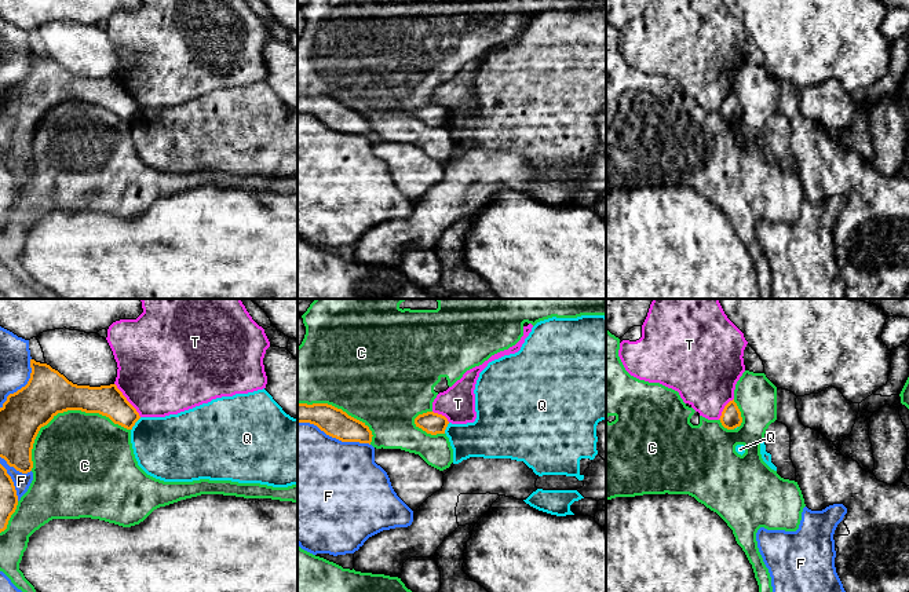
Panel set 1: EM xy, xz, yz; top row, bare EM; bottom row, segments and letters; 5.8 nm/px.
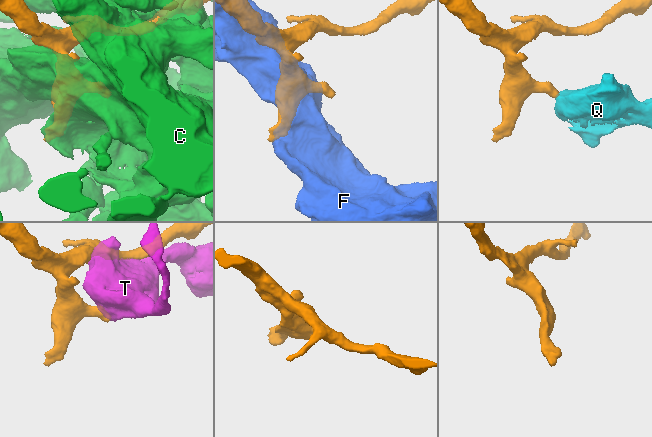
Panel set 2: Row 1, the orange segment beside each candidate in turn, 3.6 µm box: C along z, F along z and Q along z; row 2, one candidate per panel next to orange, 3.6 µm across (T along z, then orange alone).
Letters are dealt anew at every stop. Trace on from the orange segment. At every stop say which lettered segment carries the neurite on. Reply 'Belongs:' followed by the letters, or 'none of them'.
Belongs: none of them

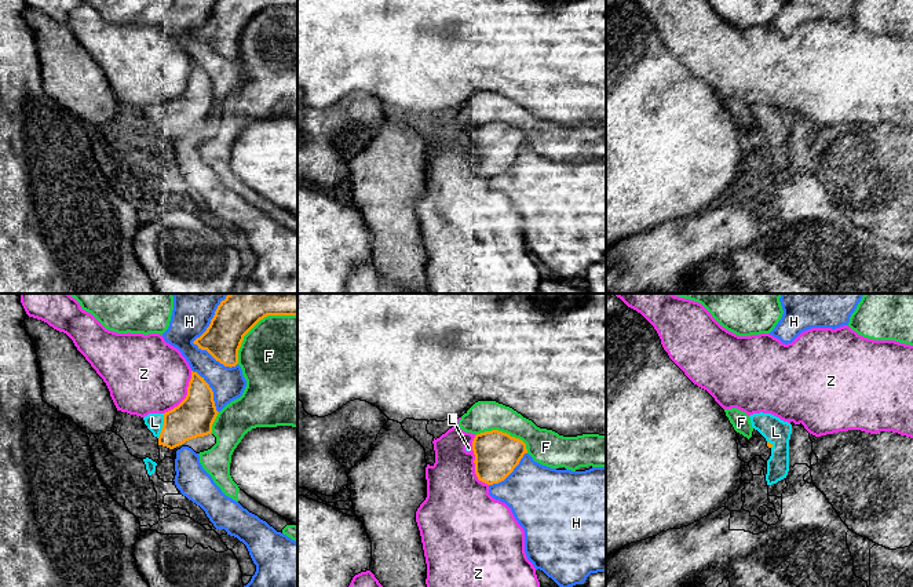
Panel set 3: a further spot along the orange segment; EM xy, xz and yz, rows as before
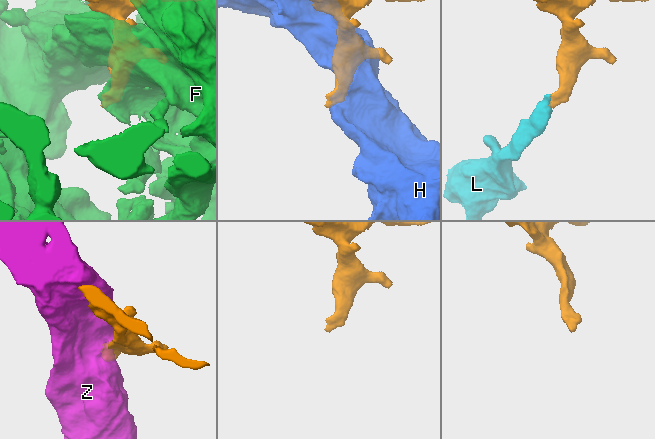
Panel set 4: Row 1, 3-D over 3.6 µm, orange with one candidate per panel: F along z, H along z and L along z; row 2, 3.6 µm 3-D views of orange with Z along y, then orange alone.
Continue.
Belongs: L

